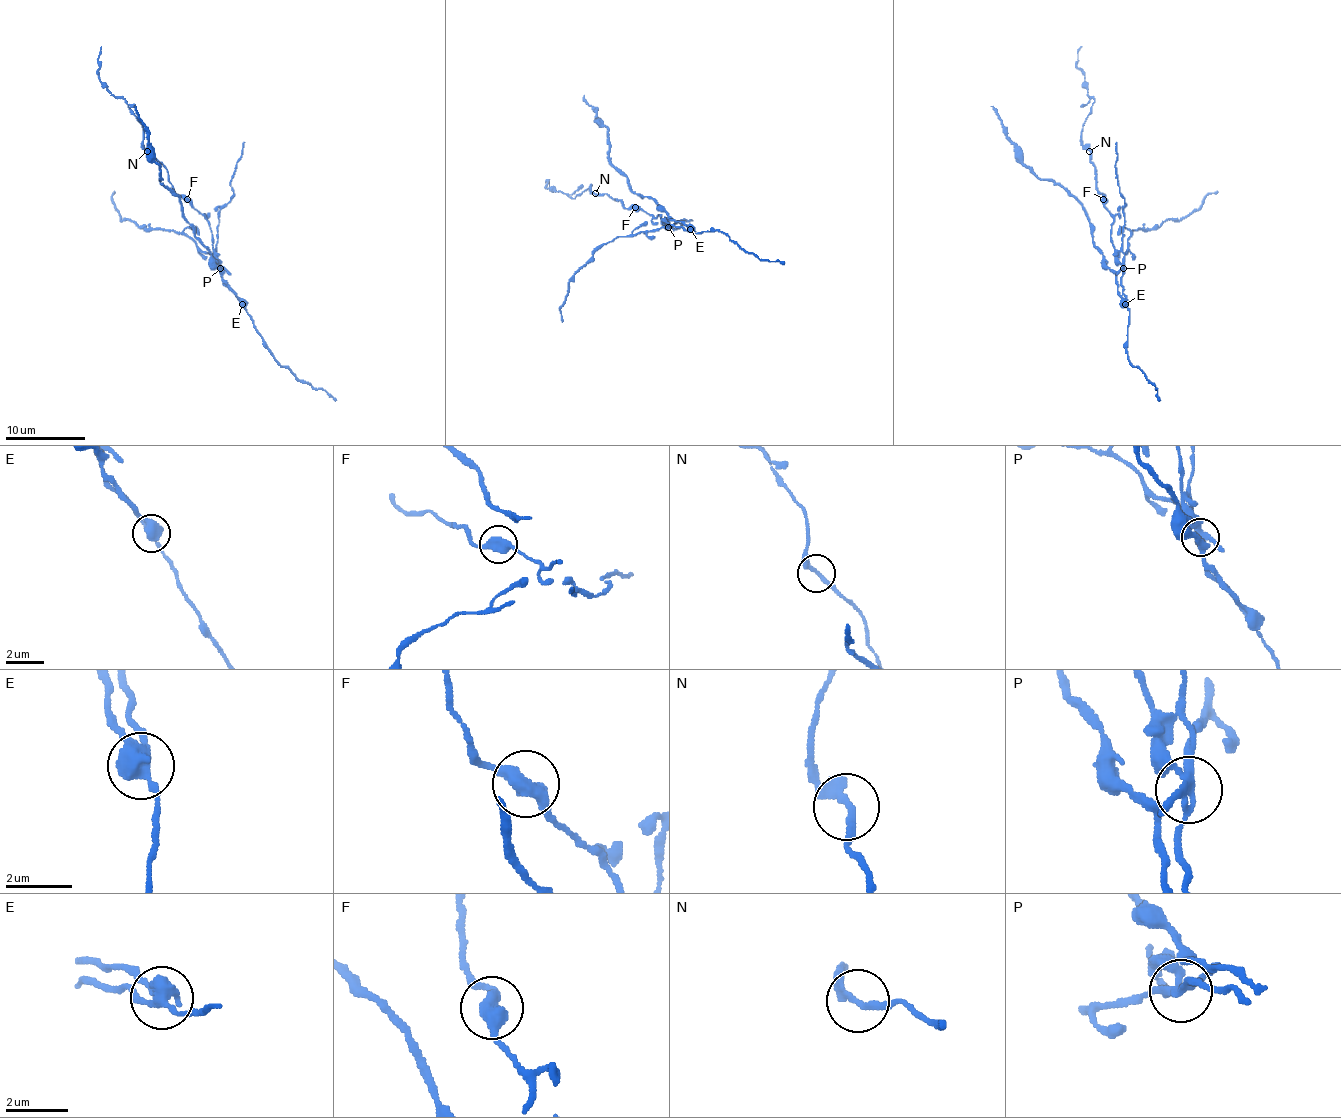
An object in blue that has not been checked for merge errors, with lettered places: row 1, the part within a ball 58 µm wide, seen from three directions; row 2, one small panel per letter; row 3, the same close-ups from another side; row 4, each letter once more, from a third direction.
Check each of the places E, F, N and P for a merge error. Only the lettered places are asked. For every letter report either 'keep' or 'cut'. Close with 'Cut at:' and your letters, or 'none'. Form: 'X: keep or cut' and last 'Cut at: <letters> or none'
E: cut
F: keep
N: keep
P: cut
Cut at: E, P

